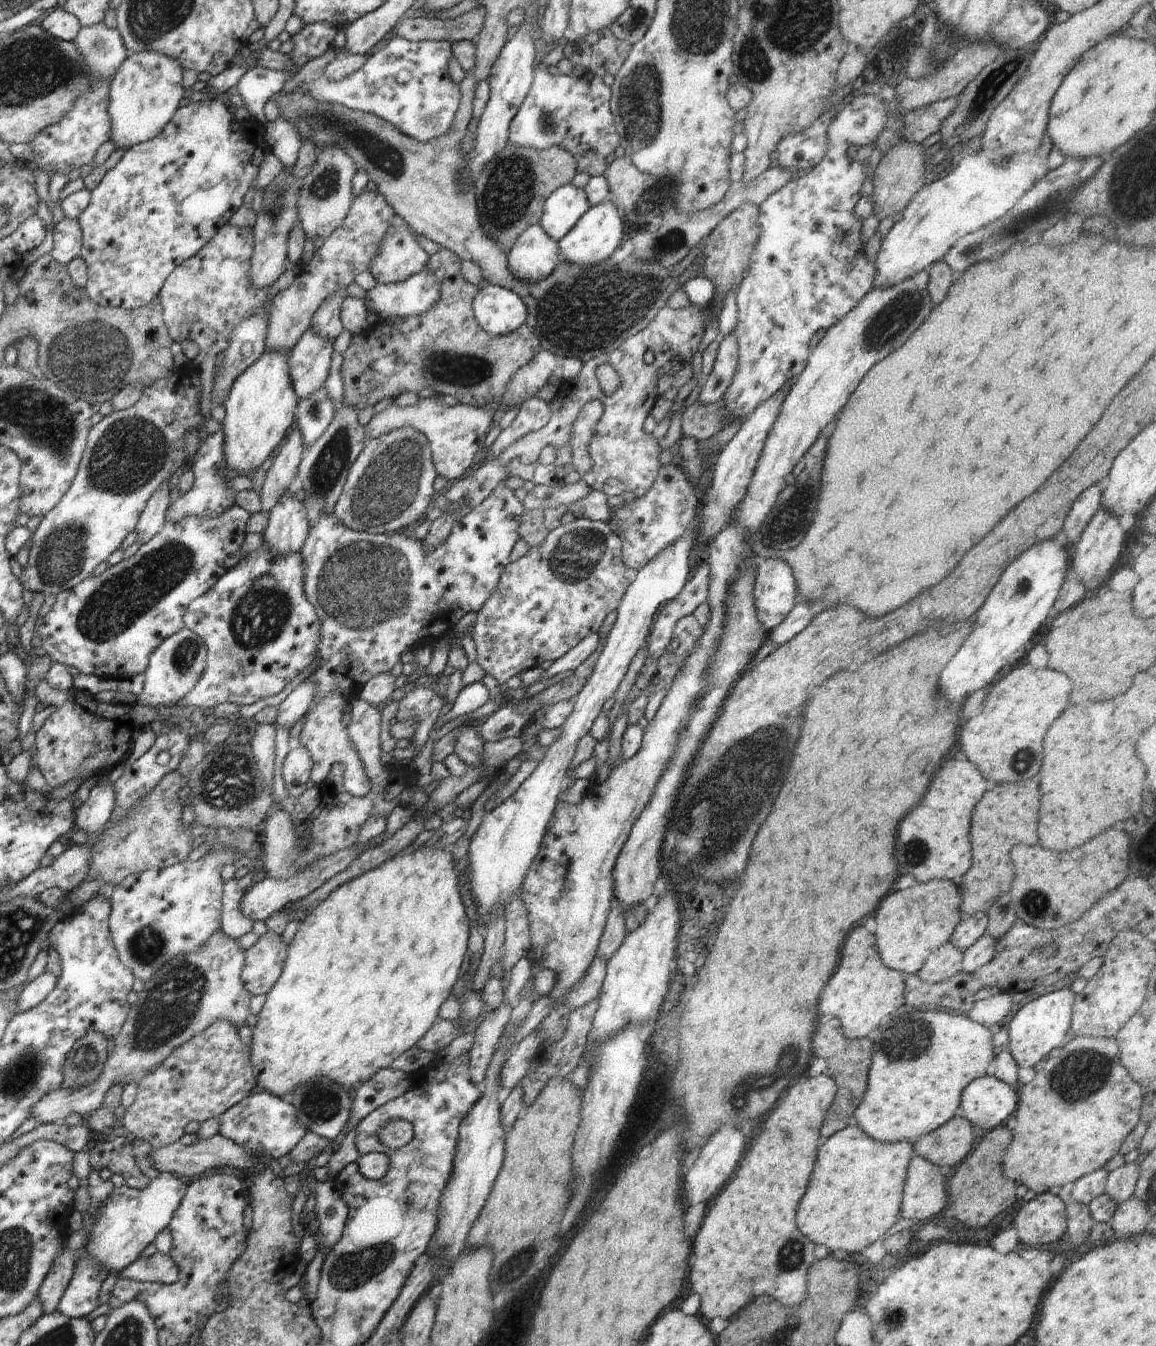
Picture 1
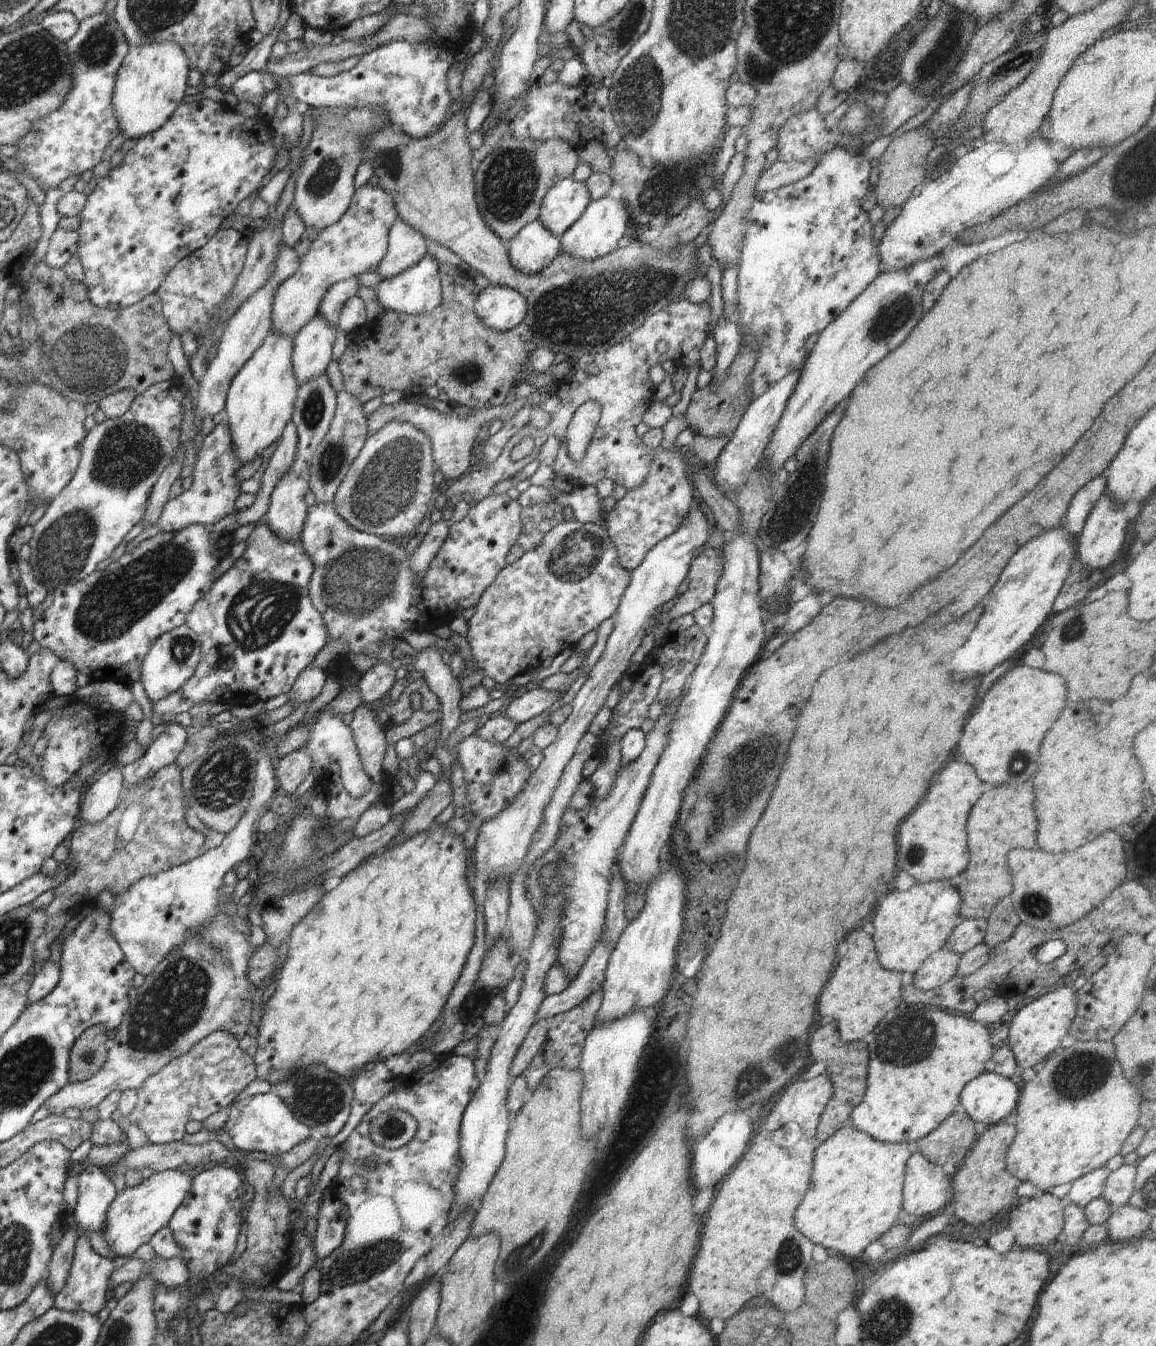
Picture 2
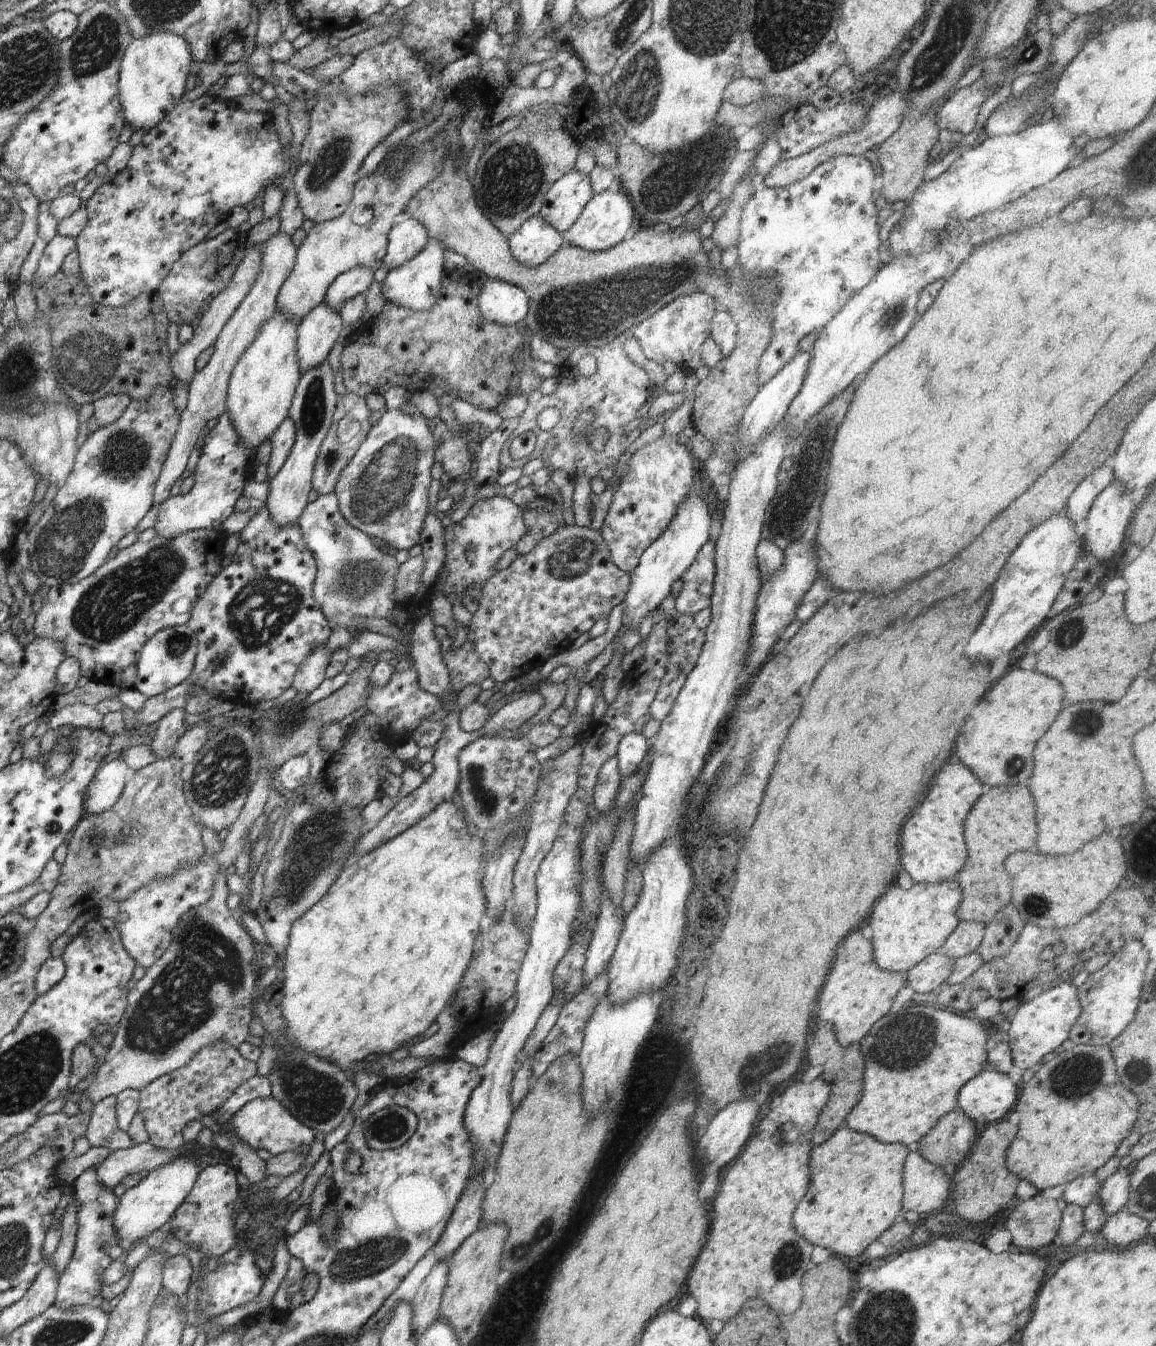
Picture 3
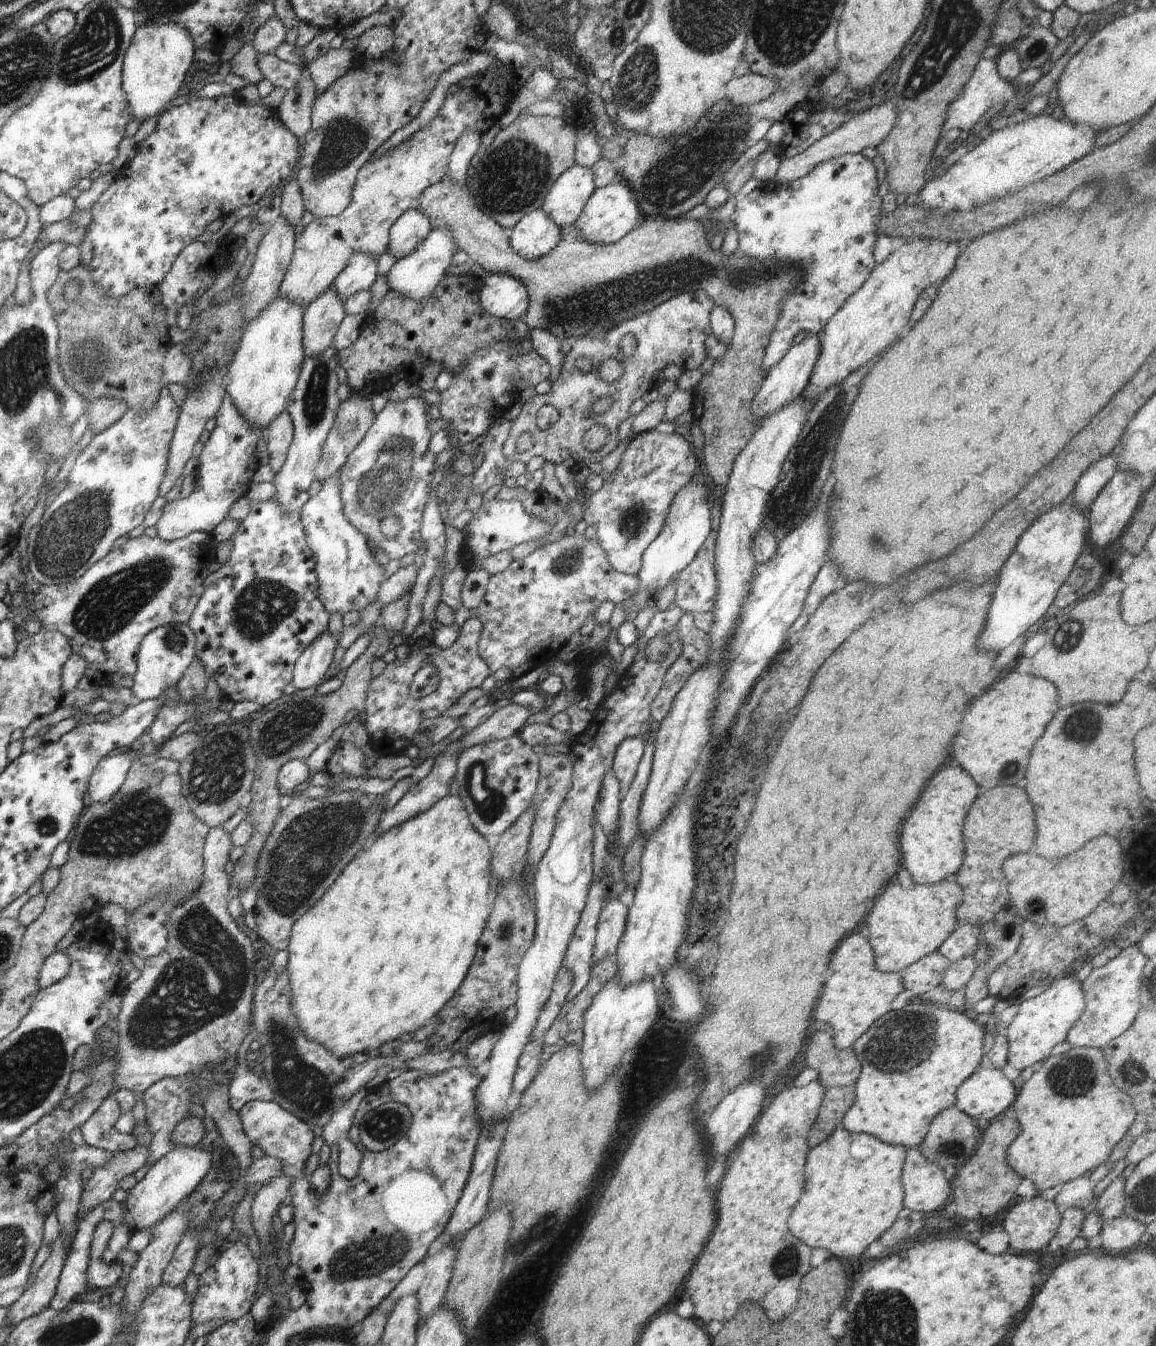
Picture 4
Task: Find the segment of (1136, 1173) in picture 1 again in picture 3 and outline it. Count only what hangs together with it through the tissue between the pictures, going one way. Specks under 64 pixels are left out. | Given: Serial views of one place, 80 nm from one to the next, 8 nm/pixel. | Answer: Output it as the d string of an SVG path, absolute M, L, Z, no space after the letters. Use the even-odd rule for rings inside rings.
M1119 1168L1102 1184L1100 1190L1100 1206L1107 1215L1114 1216L1125 1209L1128 1200L1130 1200L1130 1174L1127 1168Z

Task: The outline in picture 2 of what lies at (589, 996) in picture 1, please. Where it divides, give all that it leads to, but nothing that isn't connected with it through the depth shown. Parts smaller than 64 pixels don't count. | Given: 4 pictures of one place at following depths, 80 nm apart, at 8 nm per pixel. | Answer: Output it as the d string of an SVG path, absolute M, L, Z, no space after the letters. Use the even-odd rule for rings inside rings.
M600 936L576 979L561 993L545 996L538 1007L535 1020L550 1020L551 1017L572 1010L575 1006L582 1004L583 1000L592 993L601 990L598 986L603 986L611 952L612 950L602 942L602 936Z

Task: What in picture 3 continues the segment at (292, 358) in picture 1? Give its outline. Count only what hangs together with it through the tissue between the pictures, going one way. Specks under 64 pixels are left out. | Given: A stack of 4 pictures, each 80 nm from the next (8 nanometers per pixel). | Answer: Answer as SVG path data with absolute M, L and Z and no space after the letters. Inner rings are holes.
M320 302L312 308L298 325L298 364L300 373L308 372L310 368L320 366L340 336L343 328L340 312L326 302Z

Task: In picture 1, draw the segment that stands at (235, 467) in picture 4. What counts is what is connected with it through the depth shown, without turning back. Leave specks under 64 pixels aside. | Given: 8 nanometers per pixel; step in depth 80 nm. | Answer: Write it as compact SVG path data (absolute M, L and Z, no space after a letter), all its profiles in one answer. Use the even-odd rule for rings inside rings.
M222 430L216 434L208 435L206 440L200 444L194 463L191 466L195 481L192 490L180 497L170 505L166 512L166 522L182 522L182 518L188 516L200 516L200 518L214 518L228 510L235 503L236 492L226 485L226 478L222 478L222 472L227 466L223 457L224 433Z

